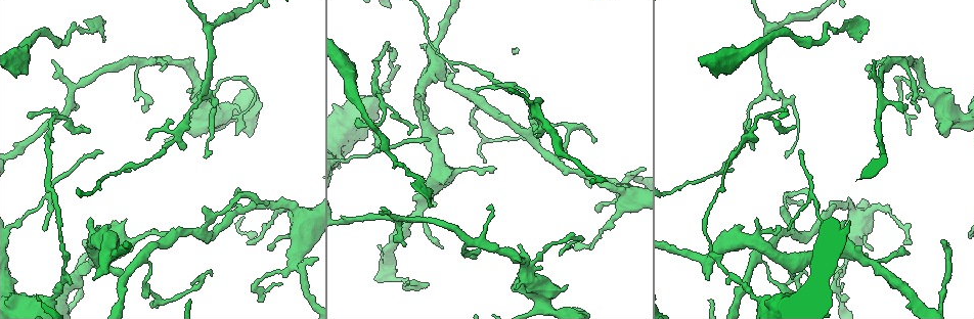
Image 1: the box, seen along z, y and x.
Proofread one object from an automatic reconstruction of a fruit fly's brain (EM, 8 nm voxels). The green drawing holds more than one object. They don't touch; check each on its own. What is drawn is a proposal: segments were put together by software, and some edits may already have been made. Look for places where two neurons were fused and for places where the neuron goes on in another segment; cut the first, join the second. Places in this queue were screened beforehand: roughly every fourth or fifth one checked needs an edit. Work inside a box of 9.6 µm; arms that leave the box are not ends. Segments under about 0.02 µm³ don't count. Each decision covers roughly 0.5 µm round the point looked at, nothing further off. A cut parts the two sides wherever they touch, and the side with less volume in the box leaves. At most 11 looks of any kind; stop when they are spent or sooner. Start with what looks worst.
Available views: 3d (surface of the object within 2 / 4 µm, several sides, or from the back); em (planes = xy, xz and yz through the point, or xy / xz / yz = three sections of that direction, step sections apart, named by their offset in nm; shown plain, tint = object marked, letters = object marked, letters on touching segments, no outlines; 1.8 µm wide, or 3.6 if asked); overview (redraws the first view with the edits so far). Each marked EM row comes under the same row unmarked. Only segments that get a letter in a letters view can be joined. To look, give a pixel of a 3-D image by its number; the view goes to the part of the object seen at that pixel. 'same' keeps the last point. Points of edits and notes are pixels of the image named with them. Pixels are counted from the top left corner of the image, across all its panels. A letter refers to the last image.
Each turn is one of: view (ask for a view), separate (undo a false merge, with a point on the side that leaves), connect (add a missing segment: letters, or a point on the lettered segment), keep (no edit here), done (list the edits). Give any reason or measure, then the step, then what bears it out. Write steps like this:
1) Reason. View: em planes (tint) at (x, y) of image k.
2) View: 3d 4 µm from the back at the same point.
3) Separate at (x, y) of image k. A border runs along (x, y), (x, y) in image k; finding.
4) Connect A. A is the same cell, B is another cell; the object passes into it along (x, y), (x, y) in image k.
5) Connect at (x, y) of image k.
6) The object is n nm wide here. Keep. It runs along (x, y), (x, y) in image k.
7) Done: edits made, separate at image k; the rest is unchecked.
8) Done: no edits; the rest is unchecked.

Free end. View: em 3.6 µm yz step 16 (letters) at (164, 234) of image 1.

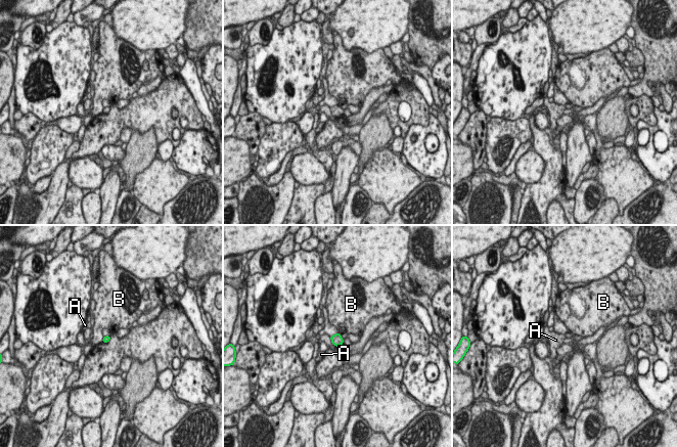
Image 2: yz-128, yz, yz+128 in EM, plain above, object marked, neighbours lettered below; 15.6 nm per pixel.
Another direction. View: em 3.6 µm planes (letters) at the same point.

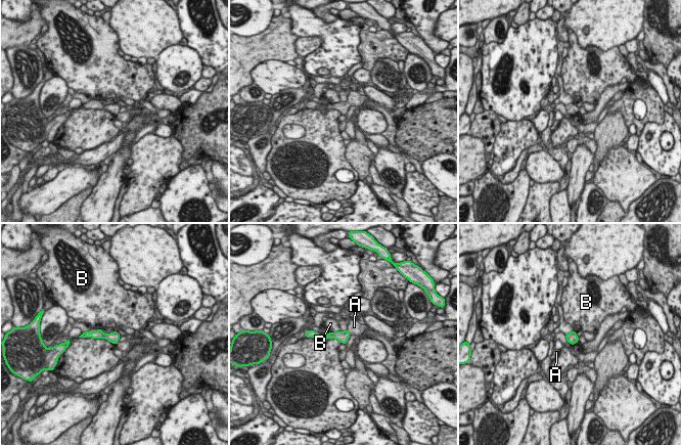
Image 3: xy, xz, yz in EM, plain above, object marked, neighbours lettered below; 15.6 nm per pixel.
Connect A. A is the same cell, B is another cell; the object passes into it along (343, 337), (349, 331), (354, 326) in image 3; the neuron continues.

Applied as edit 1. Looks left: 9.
View: overview.

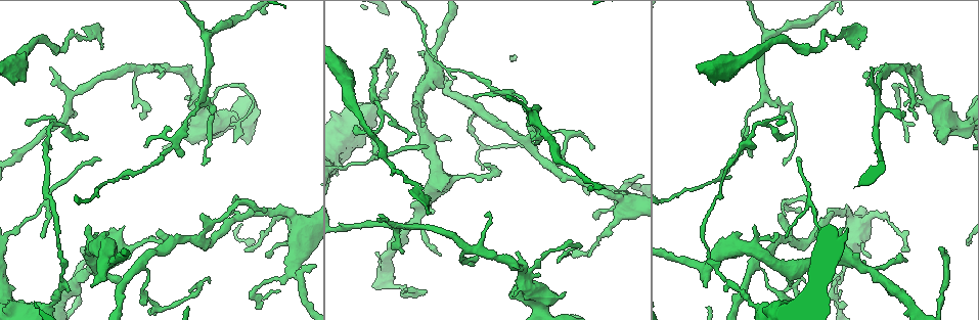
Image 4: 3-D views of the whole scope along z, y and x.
Free end. View: 3d 4 µm from the back at (191, 143) of image 4.

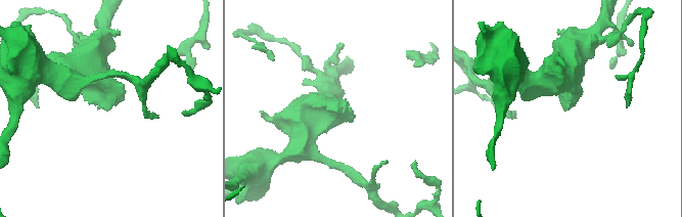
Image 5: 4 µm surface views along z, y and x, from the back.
View: em xy step 4 (letters) at (564, 111) of image 5.

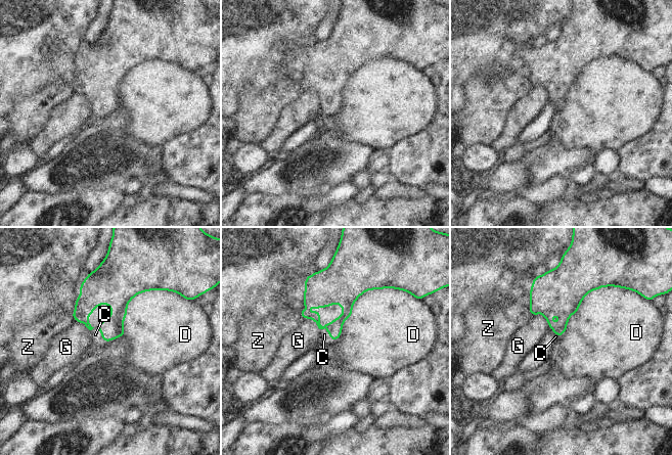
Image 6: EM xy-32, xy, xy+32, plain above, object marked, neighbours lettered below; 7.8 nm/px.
Another direction. View: em planes (letters) at the same point.

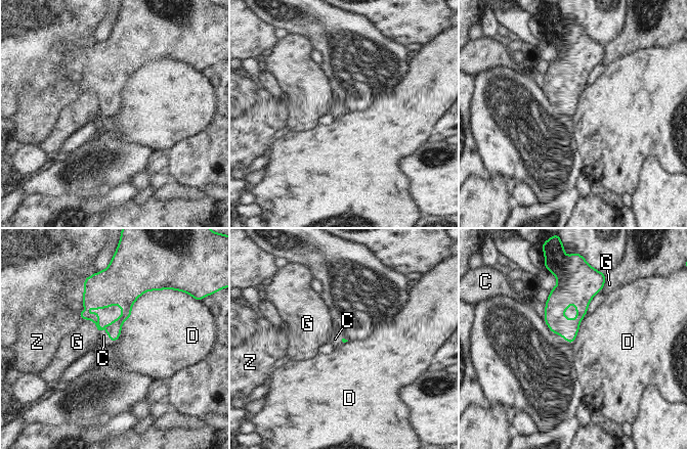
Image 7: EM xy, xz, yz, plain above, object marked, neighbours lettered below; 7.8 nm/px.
The longest contact is with D, 280 nm. Keep. C, D, G and Z are other cells; no lettered segment goes on from it.

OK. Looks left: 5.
Thin end. View: em planes (letters) at (487, 212) of image 4.

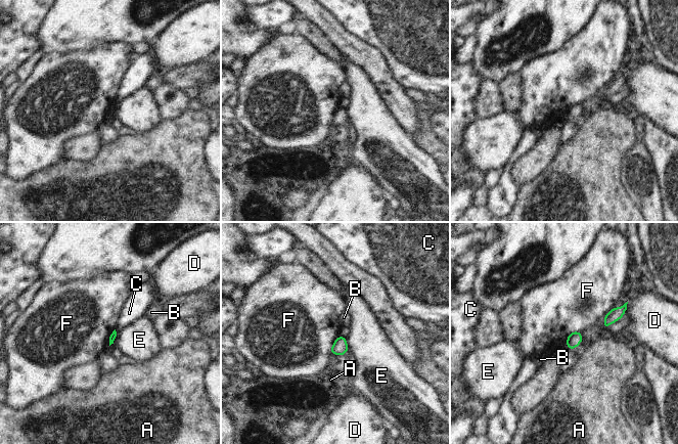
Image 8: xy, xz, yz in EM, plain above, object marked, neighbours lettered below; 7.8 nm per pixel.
The longest contact is with F, 180 nm. Keep. A, B, C, D, E and F are other cells; a border runs along (580, 330), (569, 335), (566, 348) in image 8; none of them fits.

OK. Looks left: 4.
Arms part here. View: 3d 2 µm at (208, 34) of image 4.

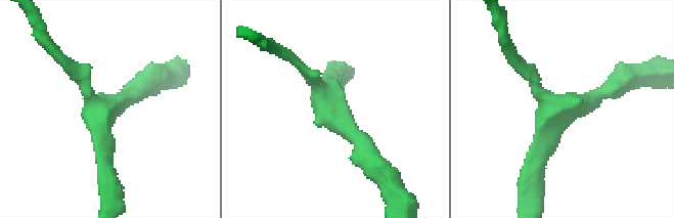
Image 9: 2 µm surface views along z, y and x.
3 arms meet here. View: em yz step 16 (tint) at (96, 110) of image 9.

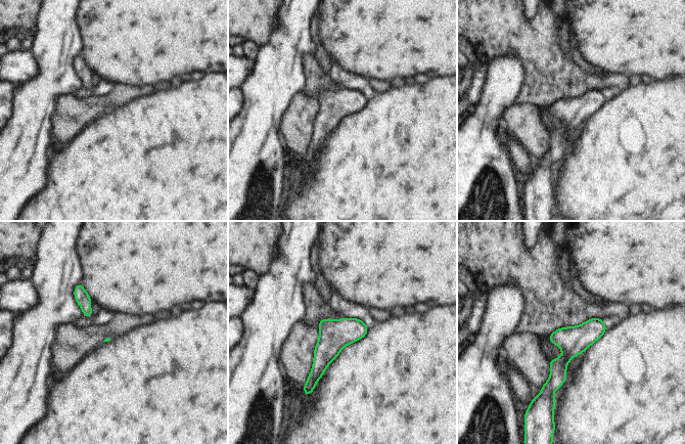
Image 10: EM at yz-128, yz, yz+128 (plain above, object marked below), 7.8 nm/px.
Another direction. View: em planes (letters) at the same point.

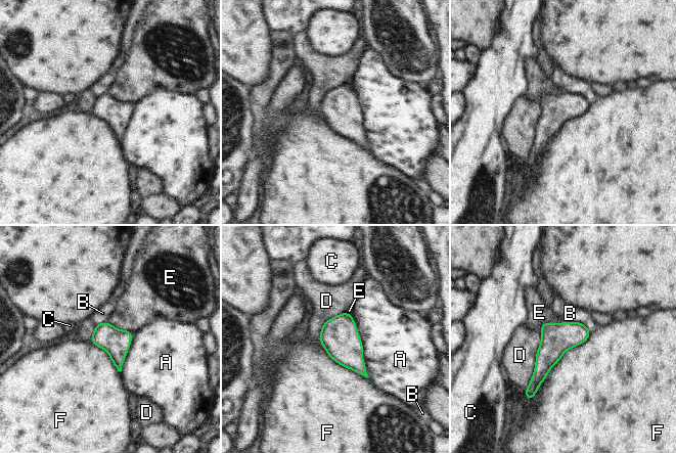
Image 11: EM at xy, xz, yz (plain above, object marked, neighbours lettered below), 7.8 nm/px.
Keep. A, B, C, D, E and F are other cells; it runs along (584, 328), (545, 360), (533, 392) in image 11; continuous, no second neuron.

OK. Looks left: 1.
Abrupt turn. View: em yz step 16 (letters) at (398, 288) of image 4.

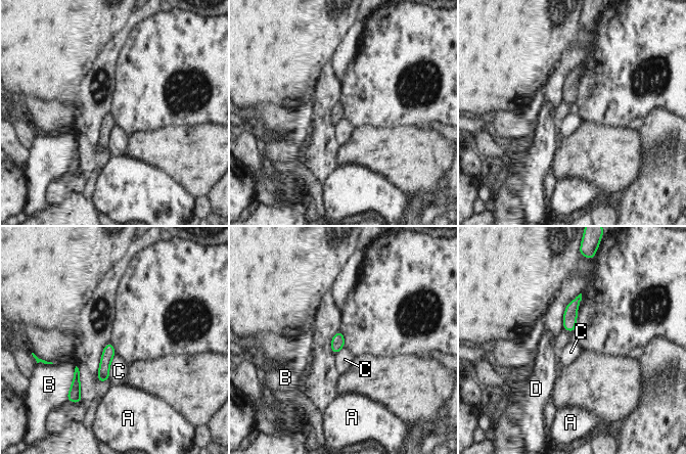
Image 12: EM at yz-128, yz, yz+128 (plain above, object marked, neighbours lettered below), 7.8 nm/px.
Keep. A, B, C and D are other cells; a border runs along (116, 354), (111, 360), (108, 378) in image 12; continuous, no second neuron.

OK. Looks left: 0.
Done: edits made, connect at image 3; the rest is unchecked.

